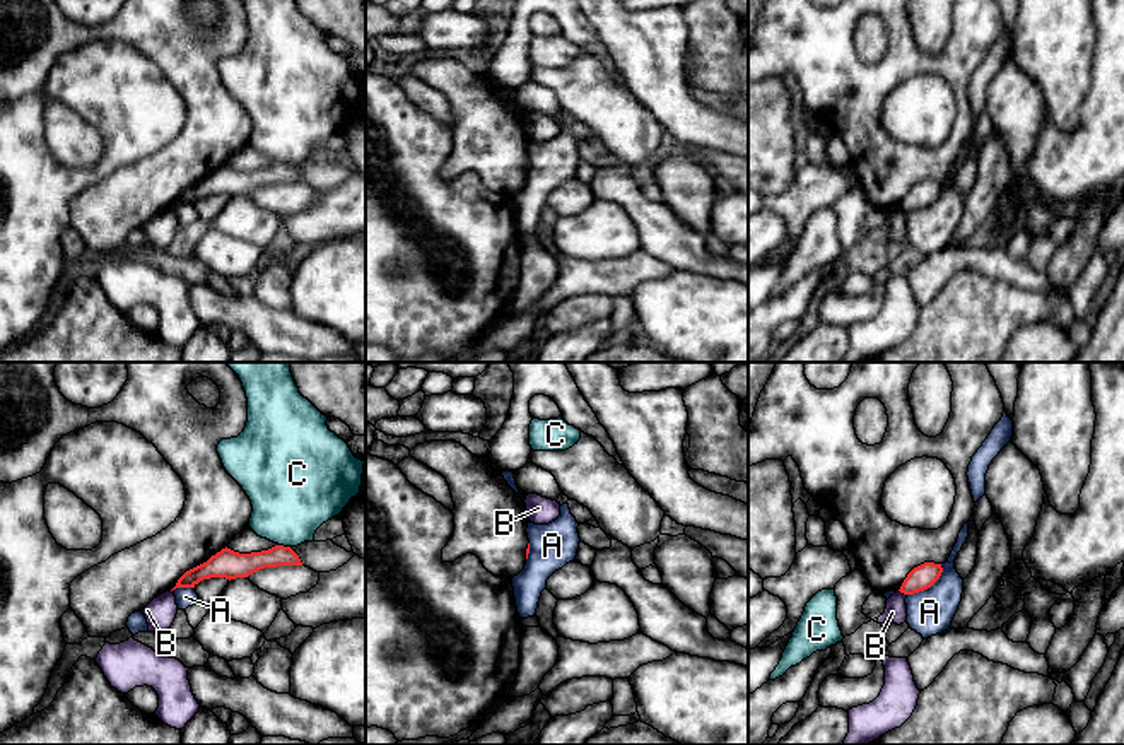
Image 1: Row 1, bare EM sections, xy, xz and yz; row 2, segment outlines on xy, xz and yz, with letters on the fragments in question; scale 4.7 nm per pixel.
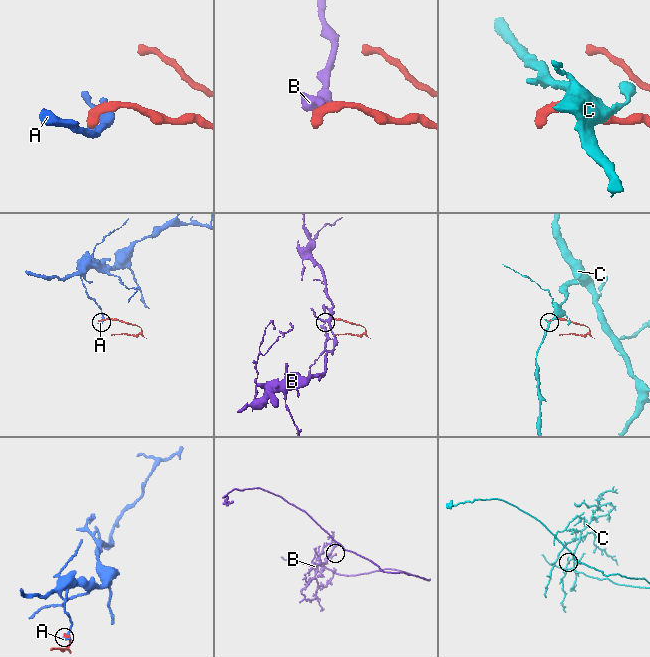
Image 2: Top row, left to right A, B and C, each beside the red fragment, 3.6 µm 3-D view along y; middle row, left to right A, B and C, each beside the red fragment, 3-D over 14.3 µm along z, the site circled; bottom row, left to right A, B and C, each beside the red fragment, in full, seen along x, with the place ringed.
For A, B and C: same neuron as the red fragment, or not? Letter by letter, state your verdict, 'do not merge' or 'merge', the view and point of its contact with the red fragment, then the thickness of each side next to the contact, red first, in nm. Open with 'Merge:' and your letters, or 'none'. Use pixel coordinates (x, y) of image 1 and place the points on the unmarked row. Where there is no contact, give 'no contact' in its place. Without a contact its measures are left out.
Merge: none
A: do not merge | yz (930, 204) | 120/220 nm
B: do not merge | yz (902, 209) | 120/100 nm
C: do not merge | xy (282, 163) | 130/400 nm

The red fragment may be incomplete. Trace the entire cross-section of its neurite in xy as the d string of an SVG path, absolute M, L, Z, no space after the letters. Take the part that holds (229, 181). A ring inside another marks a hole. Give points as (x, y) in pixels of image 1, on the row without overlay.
M275 162L268 167L239 171L231 166L222 166L207 179L186 188L176 200L176 205L195 205L200 198L210 195L248 195L249 191L277 183L302 183L299 173L284 162Z

